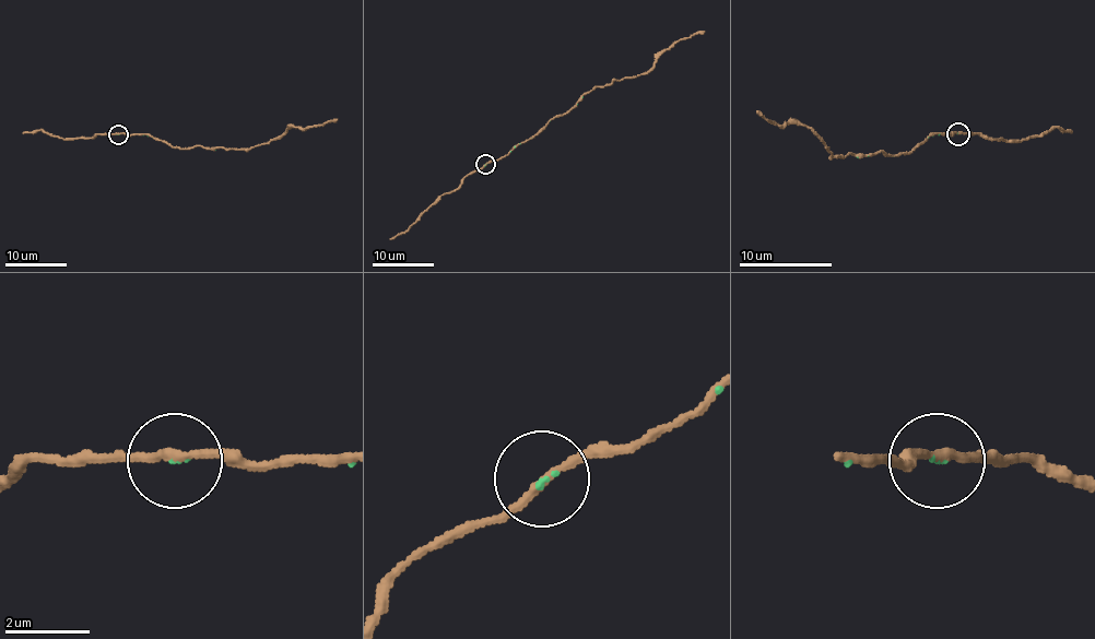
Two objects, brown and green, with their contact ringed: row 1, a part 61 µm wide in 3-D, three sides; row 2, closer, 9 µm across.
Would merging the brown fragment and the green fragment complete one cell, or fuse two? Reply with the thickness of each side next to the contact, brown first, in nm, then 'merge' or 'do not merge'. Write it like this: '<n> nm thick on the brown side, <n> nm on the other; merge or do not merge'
200 nm thick on the brown side, 70 nm on the other; merge

